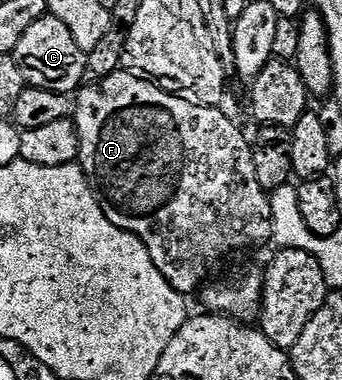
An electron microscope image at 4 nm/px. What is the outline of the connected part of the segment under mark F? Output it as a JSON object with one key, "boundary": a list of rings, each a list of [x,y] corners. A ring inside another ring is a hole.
{"boundary":[[[120,71],[100,81],[84,84],[78,90],[73,101],[73,120],[79,140],[77,163],[82,167],[84,175],[87,176],[87,182],[101,211],[105,211],[105,219],[109,219],[109,223],[113,223],[113,227],[124,229],[127,233],[132,233],[134,237],[139,237],[141,243],[145,243],[145,247],[149,251],[149,259],[153,259],[153,267],[157,267],[157,271],[161,271],[161,275],[165,275],[168,283],[184,295],[190,295],[195,288],[198,290],[204,284],[202,281],[206,279],[207,272],[218,261],[225,260],[230,253],[239,253],[242,249],[251,249],[254,245],[263,245],[266,241],[272,240],[271,199],[269,193],[262,189],[260,183],[257,183],[251,145],[248,138],[243,138],[242,131],[222,113],[223,111],[222,108],[201,105],[194,99],[176,95],[174,92],[160,87],[154,80],[144,79],[131,71]]]}

